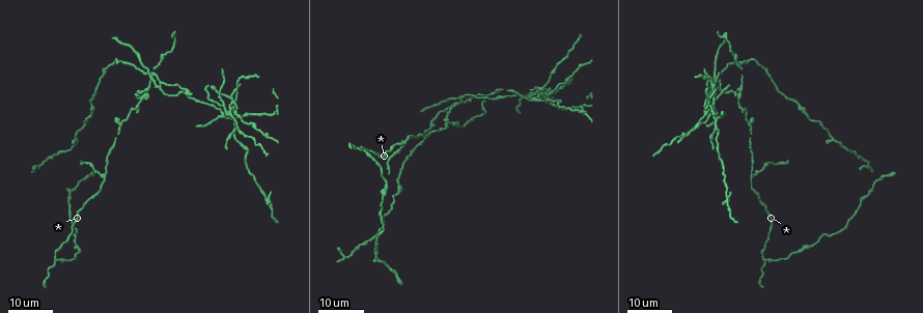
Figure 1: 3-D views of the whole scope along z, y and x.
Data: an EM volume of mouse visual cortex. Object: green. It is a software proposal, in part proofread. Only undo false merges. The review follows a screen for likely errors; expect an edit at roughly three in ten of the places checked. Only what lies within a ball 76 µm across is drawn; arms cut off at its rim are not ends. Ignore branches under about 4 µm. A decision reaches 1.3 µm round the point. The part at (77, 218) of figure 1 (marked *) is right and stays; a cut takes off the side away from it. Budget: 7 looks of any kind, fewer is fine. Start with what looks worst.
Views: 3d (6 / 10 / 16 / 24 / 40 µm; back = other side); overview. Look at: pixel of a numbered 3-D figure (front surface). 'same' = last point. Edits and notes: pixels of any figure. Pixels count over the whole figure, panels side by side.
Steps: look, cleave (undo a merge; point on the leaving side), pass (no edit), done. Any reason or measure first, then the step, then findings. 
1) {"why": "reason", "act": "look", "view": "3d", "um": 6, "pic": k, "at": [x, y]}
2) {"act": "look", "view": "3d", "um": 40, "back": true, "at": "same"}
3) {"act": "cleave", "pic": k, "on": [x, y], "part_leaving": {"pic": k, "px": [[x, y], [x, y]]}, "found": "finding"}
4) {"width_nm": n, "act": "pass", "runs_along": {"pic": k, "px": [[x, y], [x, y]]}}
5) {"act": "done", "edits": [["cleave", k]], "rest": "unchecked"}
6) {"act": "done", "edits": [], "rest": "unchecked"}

{"why": "three arms meet", "act": "look", "view": "3d", "um": 24, "pic": 1, "at": [142, 97]}

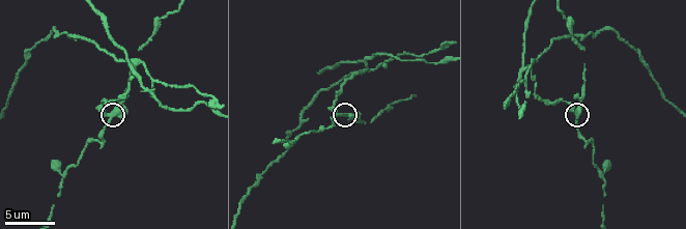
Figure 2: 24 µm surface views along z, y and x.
{"act": "look", "view": "3d", "um": 10, "pic": 2, "at": [111, 113]}

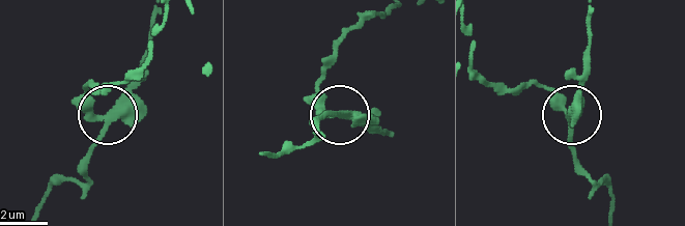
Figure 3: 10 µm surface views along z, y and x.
{"act": "look", "view": "3d", "um": 6, "pic": 3, "at": [107, 118]}

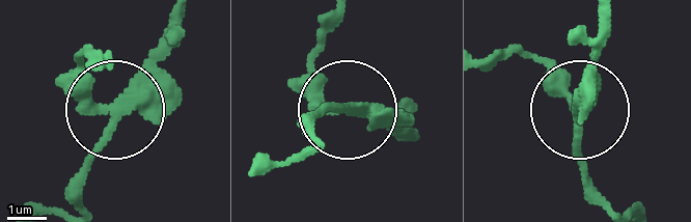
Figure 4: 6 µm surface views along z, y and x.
{"side_arm_um": 22, "act": "cleave", "pic": 4, "on": [80, 104], "part_leaving": {"pic": 4, "px": [[134, 90], [98, 104], [78, 60], [98, 57]]}, "found": "two cells meet here"}

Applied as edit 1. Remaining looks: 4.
{"why": "redraw", "act": "look", "view": "overview"}

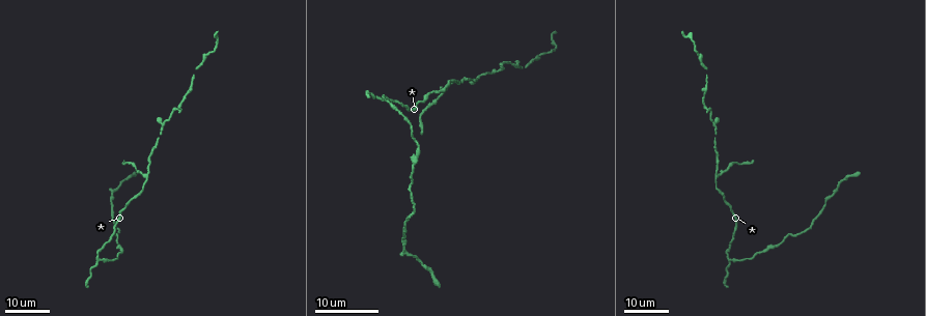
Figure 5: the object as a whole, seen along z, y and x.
{"why": "a fork", "act": "look", "view": "3d", "um": 24, "pic": 5, "at": [728, 259]}

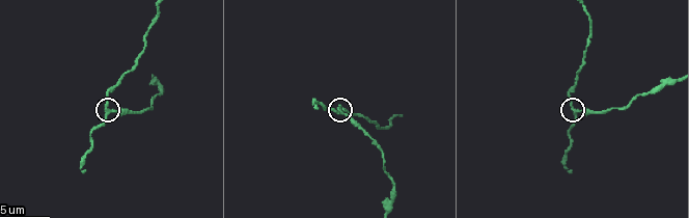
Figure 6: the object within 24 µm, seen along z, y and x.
{"act": "look", "view": "3d", "um": 6, "pic": 6, "at": [574, 110]}

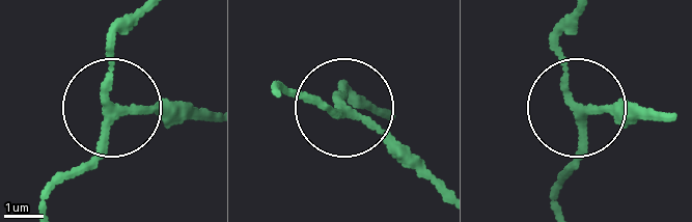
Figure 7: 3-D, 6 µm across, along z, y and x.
{"act": "look", "view": "3d", "um": 6, "back": true, "pic": 7, "at": [120, 112]}

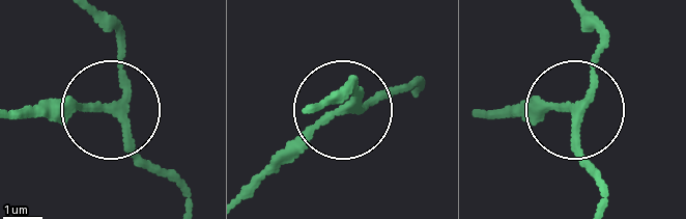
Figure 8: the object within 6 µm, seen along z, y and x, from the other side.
{"width_nm": 200, "act": "pass", "runs_along": {"pic": 8, "px": [[576, 14], [599, 53], [579, 122], [579, 153], [596, 180]]}, "found": "one cell here"}

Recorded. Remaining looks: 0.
{"act": "done", "edits": [["cleave", 4]], "rest": "unchecked"}

